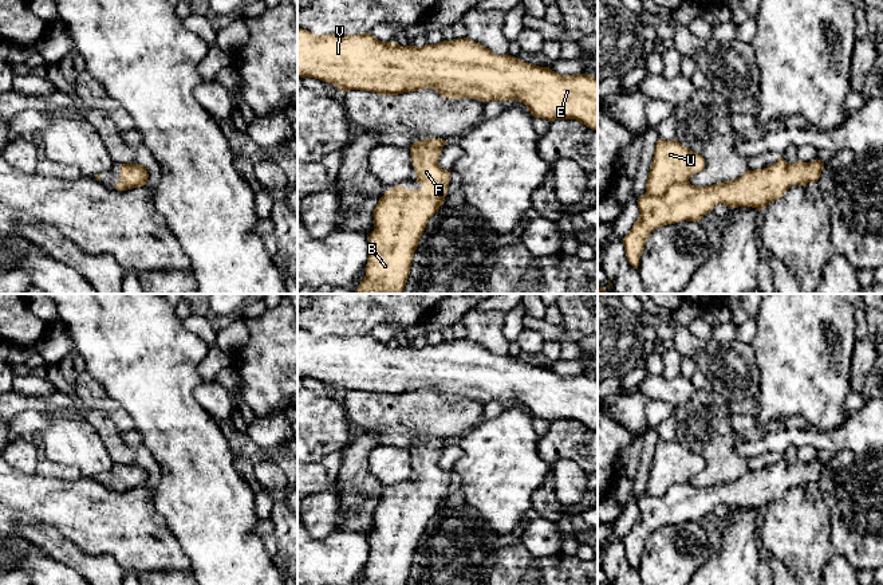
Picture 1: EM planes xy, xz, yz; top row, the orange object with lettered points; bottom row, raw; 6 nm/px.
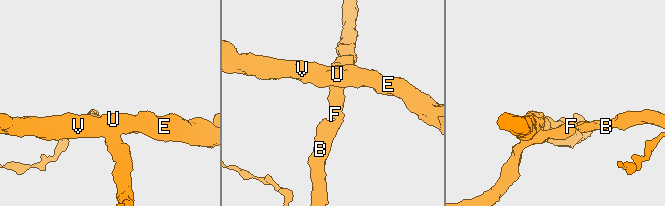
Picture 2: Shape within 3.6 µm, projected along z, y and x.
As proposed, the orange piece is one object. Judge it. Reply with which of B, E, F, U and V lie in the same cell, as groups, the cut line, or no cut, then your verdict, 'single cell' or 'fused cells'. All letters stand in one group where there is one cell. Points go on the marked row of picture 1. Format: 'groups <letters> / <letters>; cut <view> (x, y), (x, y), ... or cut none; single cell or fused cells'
groups B E F U V; cut none; single cell

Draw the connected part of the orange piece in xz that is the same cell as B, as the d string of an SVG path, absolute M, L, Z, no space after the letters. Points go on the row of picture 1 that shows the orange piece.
M429 138L411 145L415 181L423 188L405 189L398 184L379 199L374 209L375 228L368 236L366 276L355 294L402 294L426 224L448 195L450 172L438 164L446 142Z

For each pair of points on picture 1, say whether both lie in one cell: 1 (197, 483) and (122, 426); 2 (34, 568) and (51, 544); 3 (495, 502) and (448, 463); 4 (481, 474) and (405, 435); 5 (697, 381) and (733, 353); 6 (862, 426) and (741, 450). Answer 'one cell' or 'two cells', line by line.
1: two cells
2: two cells
3: two cells
4: two cells
5: two cells
6: one cell

